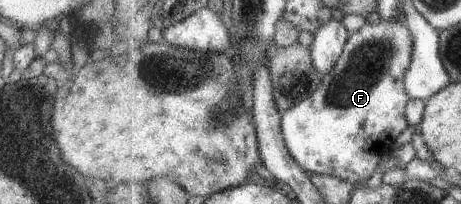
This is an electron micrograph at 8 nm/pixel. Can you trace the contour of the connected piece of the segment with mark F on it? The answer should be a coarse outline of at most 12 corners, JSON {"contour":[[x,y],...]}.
{"contour":[[404,19],[351,33],[282,119],[311,174],[367,181],[410,127]]}

